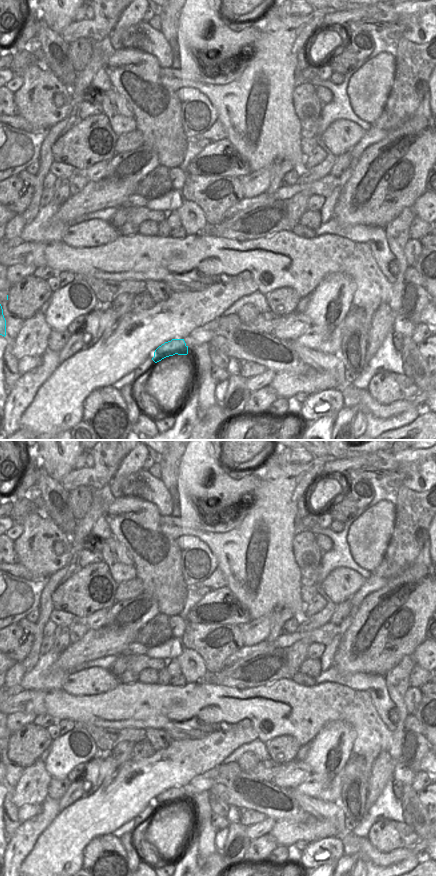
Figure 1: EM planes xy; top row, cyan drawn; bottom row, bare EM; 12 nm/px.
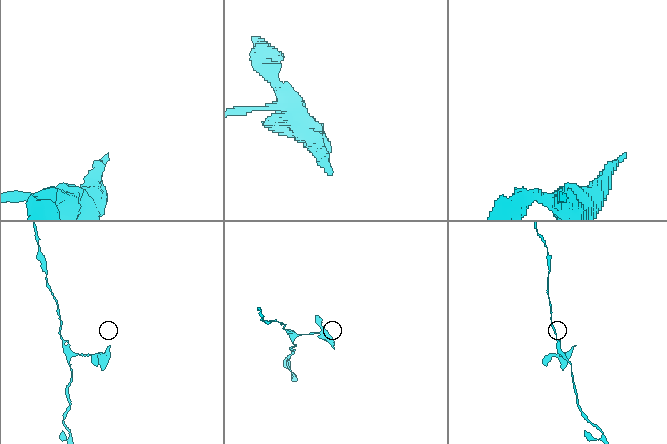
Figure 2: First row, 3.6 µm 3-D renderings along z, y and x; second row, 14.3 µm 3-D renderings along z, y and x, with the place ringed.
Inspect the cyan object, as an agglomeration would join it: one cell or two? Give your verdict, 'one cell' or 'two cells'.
two cells

